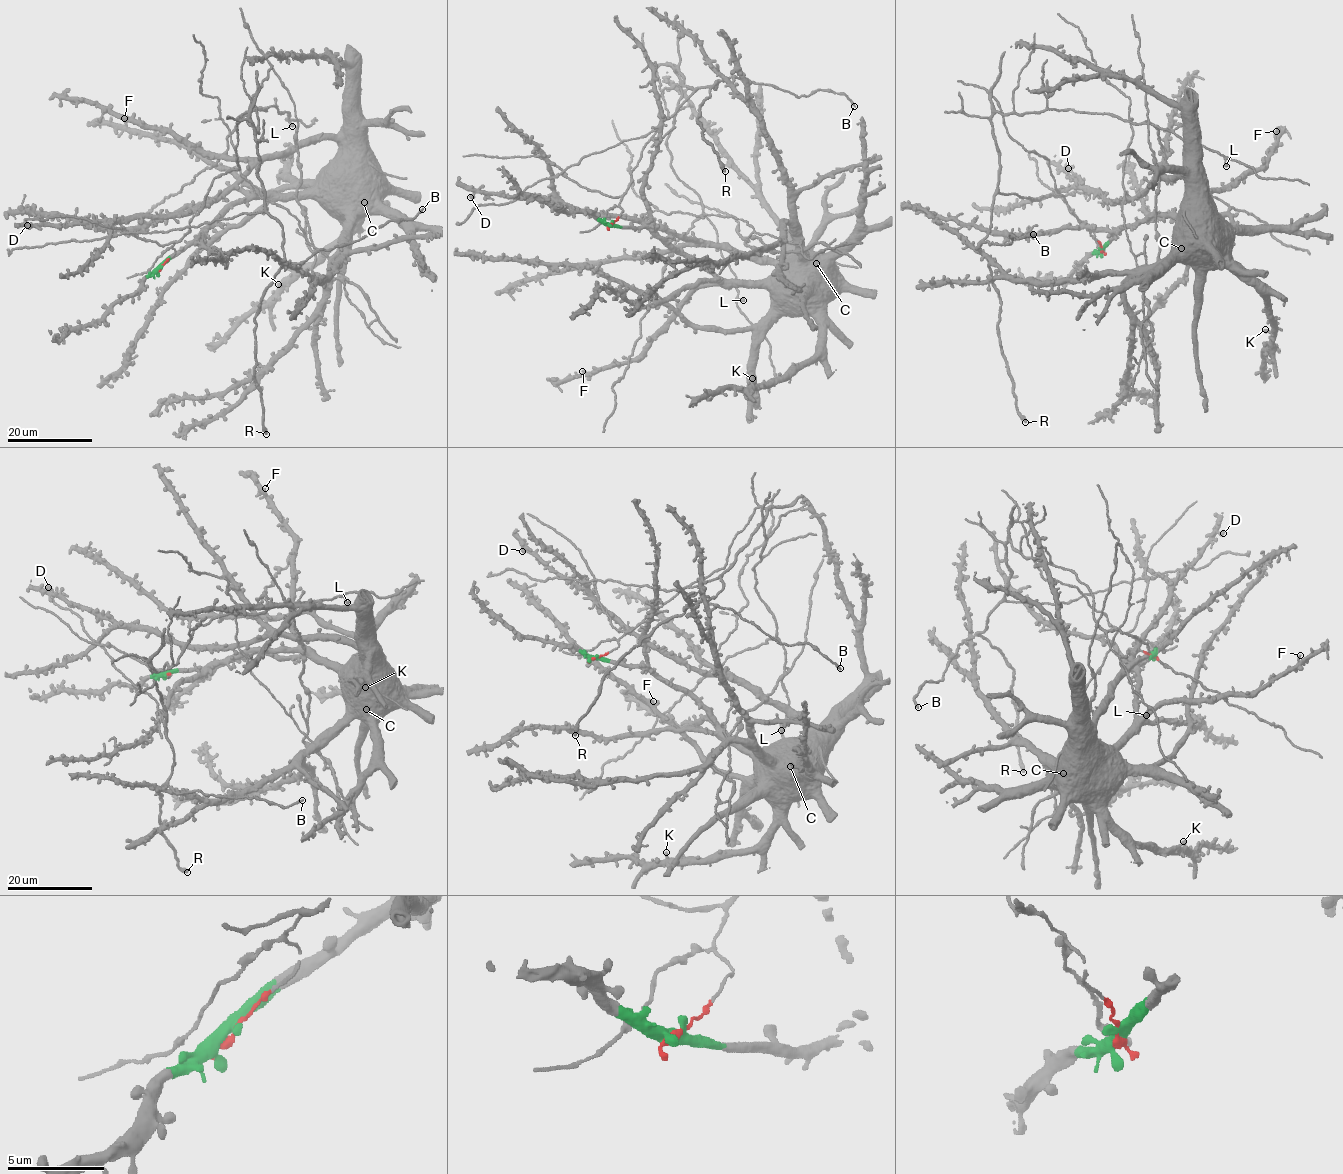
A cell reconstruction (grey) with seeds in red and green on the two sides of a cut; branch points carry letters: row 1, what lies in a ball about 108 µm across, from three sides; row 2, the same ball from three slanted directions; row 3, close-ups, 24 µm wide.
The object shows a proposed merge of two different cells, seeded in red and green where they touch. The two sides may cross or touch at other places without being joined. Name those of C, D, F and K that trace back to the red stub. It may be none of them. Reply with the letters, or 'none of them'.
none of them

